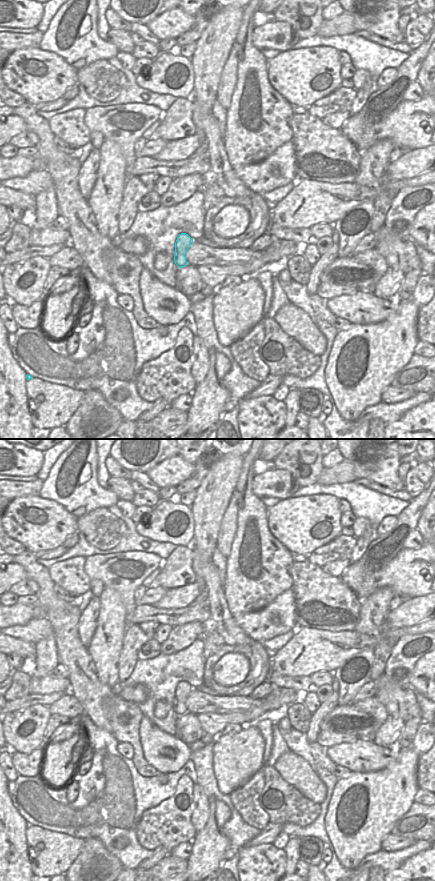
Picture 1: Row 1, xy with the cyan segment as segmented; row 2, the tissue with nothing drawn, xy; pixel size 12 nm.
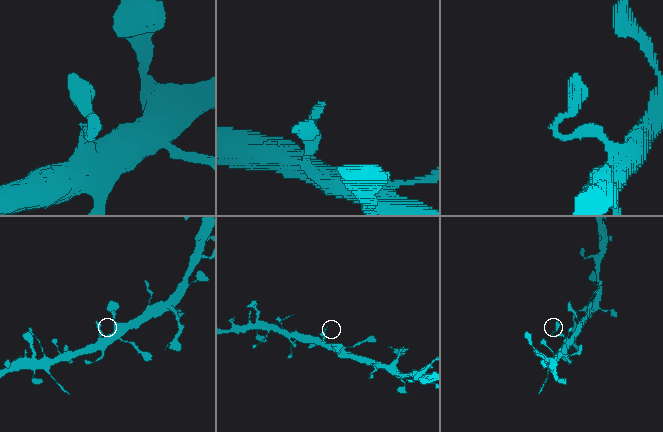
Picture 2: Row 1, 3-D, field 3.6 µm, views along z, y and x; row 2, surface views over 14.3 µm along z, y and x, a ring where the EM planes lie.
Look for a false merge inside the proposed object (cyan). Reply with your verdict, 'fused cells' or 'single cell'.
single cell

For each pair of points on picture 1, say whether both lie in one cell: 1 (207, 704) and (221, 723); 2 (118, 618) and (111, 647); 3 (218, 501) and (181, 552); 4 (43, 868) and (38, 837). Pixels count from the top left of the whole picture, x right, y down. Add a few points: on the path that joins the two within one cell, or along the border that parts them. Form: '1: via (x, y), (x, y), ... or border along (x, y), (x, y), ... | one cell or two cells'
1: border along (237, 712), (200, 713), (198, 715) | two cells
2: via (112, 625), (111, 640) | one cell
3: border along (192, 550), (193, 571), (195, 573) | two cells
4: via (47, 860), (46, 843) | one cell

